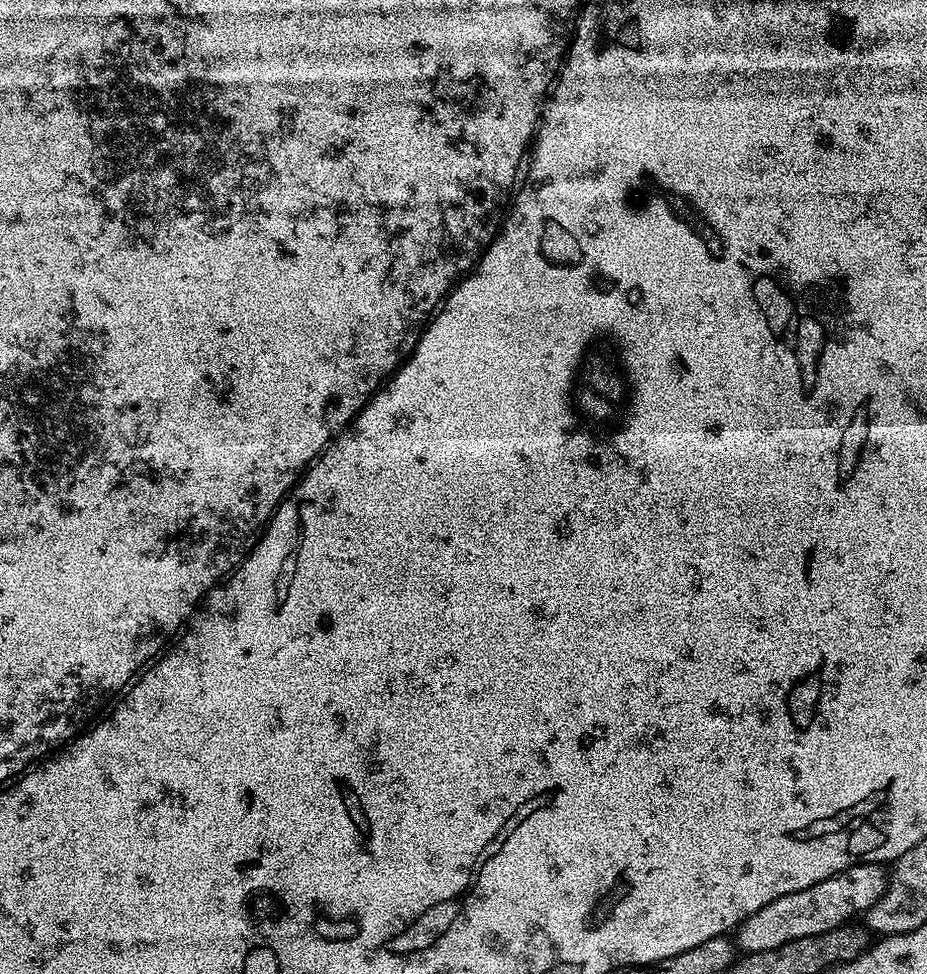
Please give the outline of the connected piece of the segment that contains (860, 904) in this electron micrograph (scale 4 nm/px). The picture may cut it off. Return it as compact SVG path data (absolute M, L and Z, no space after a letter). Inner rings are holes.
M858 863L814 886L806 886L806 890L766 902L762 910L750 914L750 918L746 918L735 929L734 943L741 953L747 954L774 950L778 946L786 946L786 942L794 942L794 938L810 938L810 934L834 930L849 923L855 912L867 912L874 902L878 902L878 898L882 898L887 885L888 872L881 865Z

